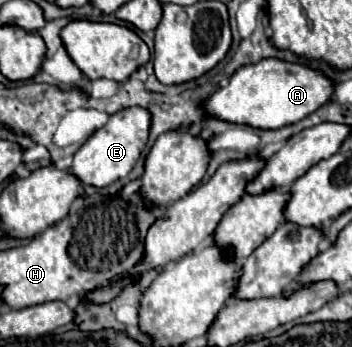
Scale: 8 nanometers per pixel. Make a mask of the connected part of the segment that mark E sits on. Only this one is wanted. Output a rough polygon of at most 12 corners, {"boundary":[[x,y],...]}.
{"boundary":[[115,112],[75,152],[83,184],[125,178],[145,150],[151,112]]}

